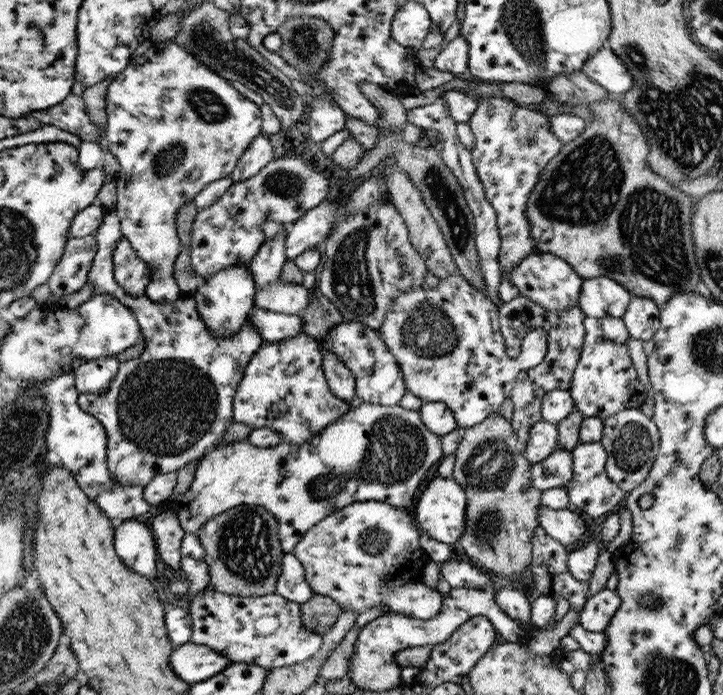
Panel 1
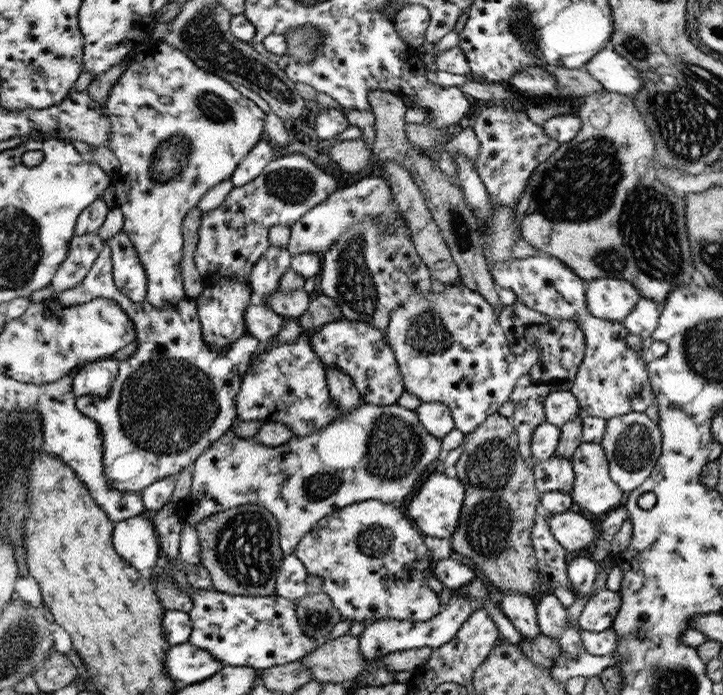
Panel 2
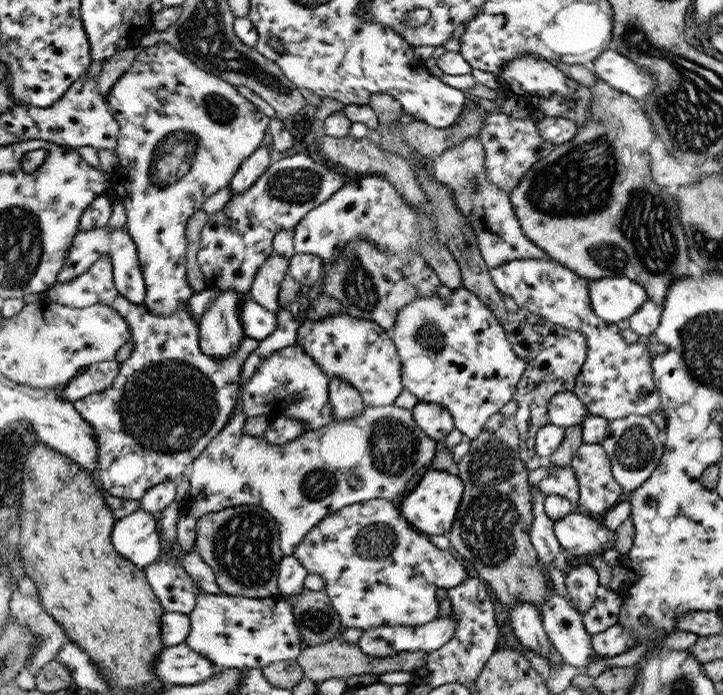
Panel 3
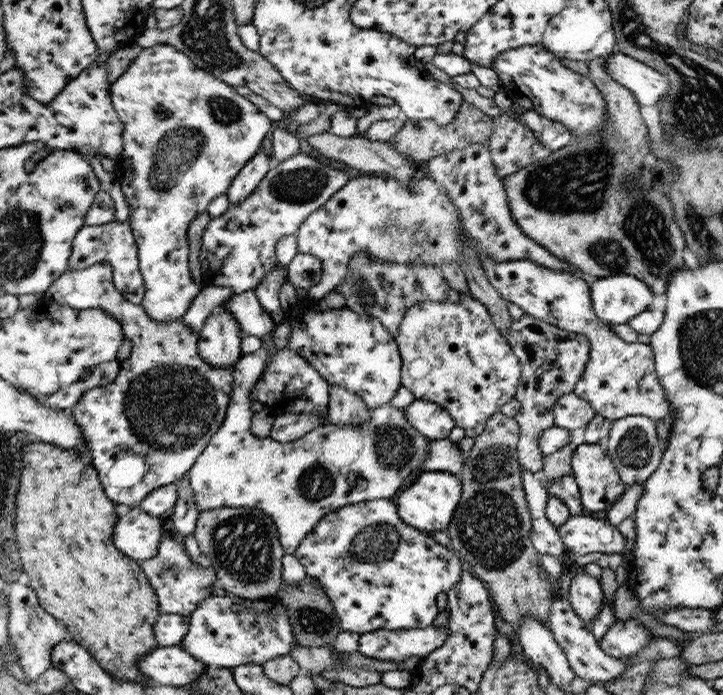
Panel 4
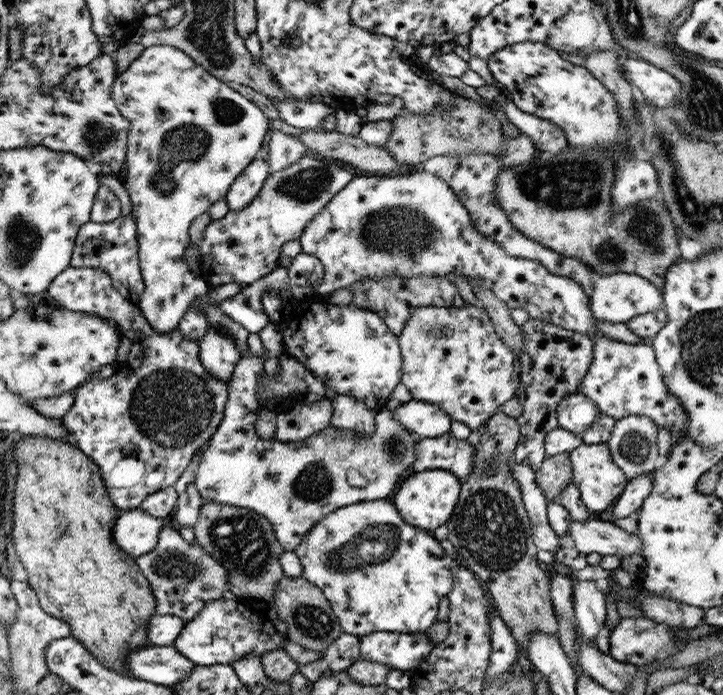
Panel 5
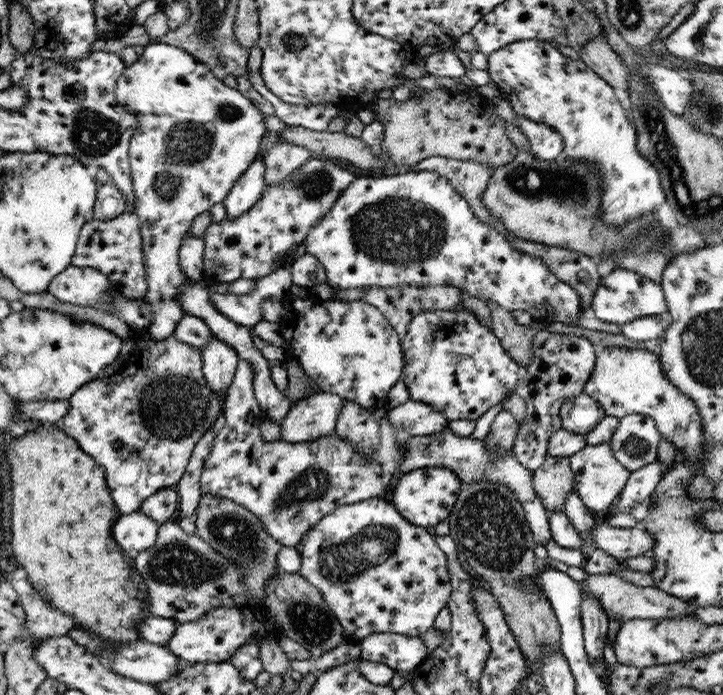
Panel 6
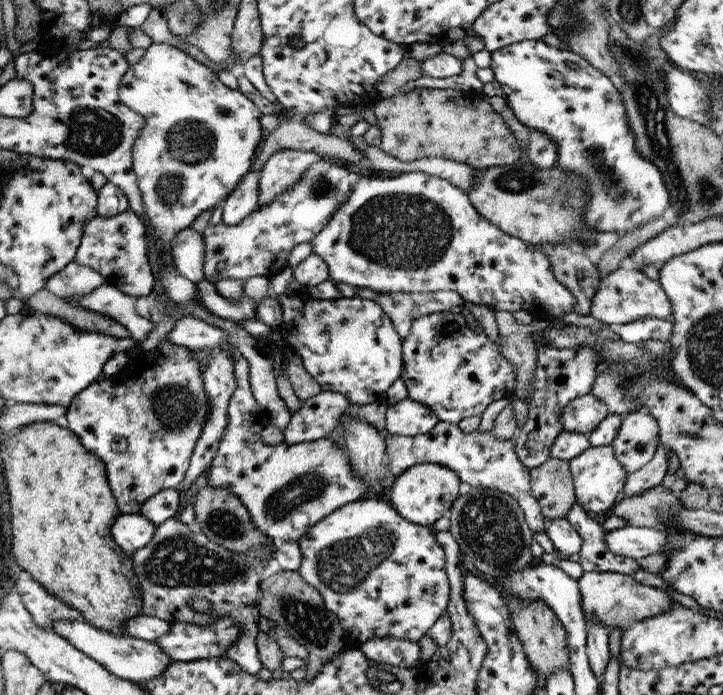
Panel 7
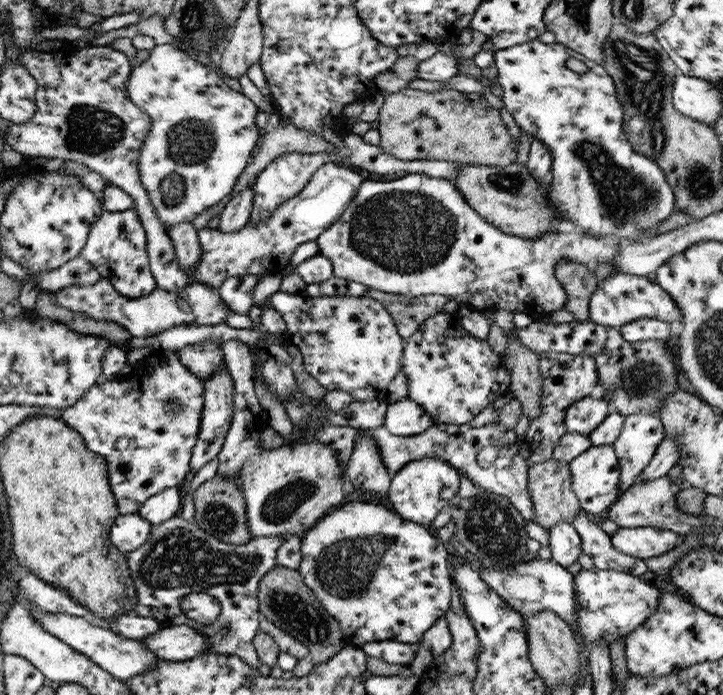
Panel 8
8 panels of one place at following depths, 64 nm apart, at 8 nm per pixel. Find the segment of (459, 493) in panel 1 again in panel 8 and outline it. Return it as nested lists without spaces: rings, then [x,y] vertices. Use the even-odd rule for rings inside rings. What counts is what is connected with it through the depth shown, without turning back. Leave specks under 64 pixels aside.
[[[436,457],[416,459],[392,475],[388,498],[392,502],[394,512],[404,520],[429,527],[444,506],[457,500],[460,481],[460,472],[444,459]]]

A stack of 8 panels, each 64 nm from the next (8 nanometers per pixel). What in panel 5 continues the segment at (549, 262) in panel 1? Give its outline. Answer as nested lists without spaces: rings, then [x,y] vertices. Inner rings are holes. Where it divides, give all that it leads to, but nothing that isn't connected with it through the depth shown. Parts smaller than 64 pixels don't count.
[[[412,168],[404,175],[355,176],[309,222],[299,241],[302,253],[316,255],[323,263],[325,276],[322,285],[314,288],[314,295],[323,299],[337,289],[352,287],[354,282],[386,279],[392,273],[400,277],[466,277],[473,288],[480,285],[484,289],[490,289],[498,301],[510,310],[520,308],[532,319],[545,321],[564,330],[584,333],[590,338],[594,336],[594,356],[577,392],[590,398],[601,415],[616,420],[628,415],[648,416],[659,428],[667,428],[676,439],[683,438],[687,432],[691,418],[684,410],[682,402],[674,394],[670,394],[671,390],[668,390],[664,382],[653,347],[645,343],[625,344],[606,337],[596,328],[598,320],[592,315],[589,294],[584,291],[584,287],[580,287],[578,282],[570,278],[552,275],[534,260],[510,256],[494,239],[484,236],[476,228],[468,209],[460,202],[453,188],[433,172]]]

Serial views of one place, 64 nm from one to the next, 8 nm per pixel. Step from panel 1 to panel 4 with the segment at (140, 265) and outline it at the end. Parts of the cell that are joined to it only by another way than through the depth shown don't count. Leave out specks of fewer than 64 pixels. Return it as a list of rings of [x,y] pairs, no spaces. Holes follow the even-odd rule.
[[[112,221],[105,225],[84,225],[74,240],[68,270],[86,270],[93,264],[108,263],[112,267],[113,284],[120,295],[132,304],[141,305],[145,296],[145,284],[139,270],[137,244],[128,221]]]

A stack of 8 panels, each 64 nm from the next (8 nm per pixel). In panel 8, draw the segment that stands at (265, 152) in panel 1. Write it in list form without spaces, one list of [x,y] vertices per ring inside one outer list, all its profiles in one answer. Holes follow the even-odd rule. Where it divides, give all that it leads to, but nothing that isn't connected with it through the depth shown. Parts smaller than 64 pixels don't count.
[[[253,186],[231,196],[230,202],[227,202],[219,214],[220,222],[217,228],[222,232],[233,232],[246,226],[250,220],[252,199]]]

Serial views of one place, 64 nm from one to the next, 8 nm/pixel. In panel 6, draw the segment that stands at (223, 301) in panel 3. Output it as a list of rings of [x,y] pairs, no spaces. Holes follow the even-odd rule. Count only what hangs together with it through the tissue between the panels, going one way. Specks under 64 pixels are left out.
[[[216,338],[202,349],[202,356],[203,375],[207,385],[225,399],[241,358],[230,345]]]

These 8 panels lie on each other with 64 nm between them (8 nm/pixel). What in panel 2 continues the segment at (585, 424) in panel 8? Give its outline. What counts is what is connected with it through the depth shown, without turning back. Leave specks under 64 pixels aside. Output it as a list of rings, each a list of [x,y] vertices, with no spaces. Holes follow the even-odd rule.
[[[554,390],[548,395],[544,401],[544,414],[546,421],[559,428],[576,417],[582,416],[578,400],[566,390]]]

